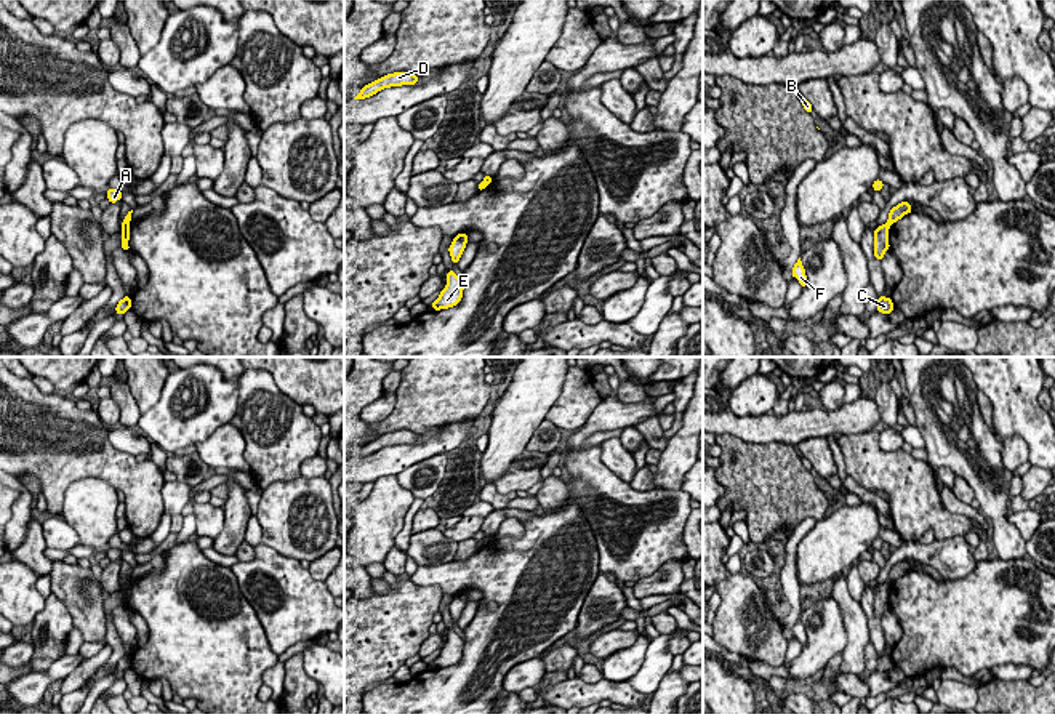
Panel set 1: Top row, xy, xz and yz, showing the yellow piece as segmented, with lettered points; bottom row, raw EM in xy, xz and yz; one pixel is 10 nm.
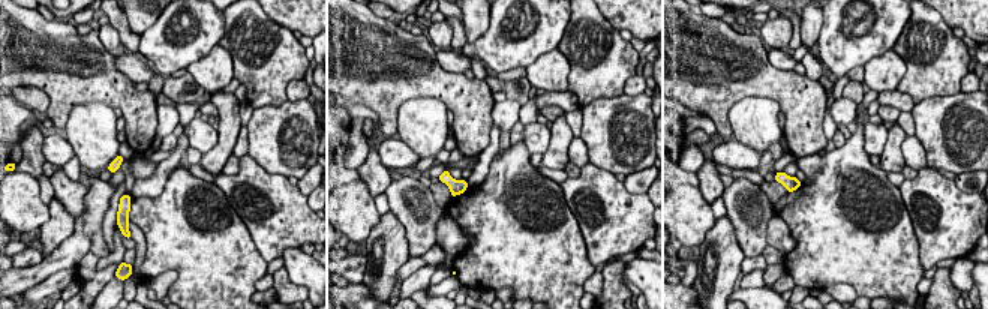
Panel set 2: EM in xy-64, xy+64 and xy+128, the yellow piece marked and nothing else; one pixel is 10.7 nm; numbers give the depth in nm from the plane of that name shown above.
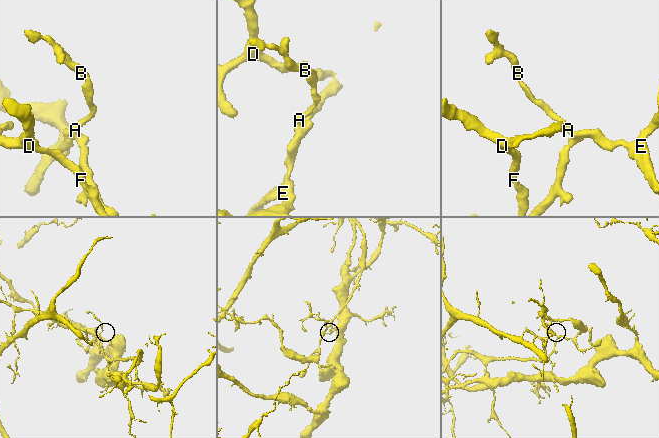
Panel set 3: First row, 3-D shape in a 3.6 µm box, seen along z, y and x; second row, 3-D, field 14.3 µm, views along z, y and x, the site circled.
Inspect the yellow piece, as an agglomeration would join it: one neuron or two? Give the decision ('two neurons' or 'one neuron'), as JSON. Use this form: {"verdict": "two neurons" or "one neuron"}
{"verdict": "two neurons"}

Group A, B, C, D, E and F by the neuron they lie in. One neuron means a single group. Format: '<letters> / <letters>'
A B E / C D F

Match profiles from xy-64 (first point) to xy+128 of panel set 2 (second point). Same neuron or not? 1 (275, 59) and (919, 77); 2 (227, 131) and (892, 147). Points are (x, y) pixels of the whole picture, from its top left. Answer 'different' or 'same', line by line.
1: same
2: same

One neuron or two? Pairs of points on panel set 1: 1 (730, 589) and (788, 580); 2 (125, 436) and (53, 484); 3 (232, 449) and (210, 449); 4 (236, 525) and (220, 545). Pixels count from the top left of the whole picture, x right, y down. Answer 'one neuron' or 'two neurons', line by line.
1: two neurons
2: two neurons
3: one neuron
4: one neuron

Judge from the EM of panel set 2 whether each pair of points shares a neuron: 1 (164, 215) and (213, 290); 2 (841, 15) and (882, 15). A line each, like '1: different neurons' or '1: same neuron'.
1: same neuron
2: same neuron

